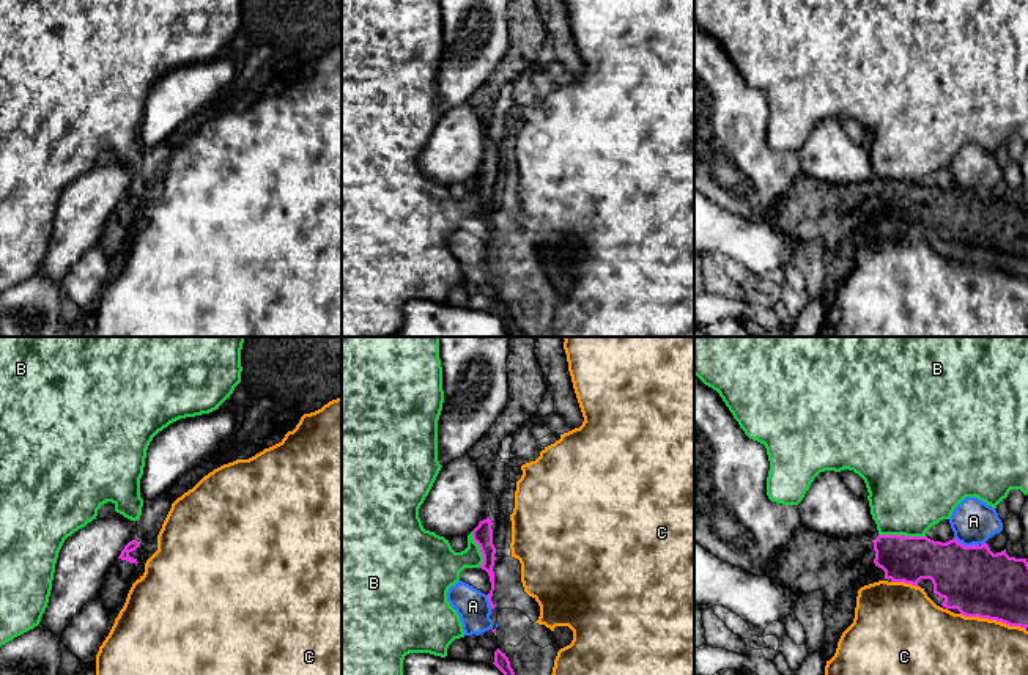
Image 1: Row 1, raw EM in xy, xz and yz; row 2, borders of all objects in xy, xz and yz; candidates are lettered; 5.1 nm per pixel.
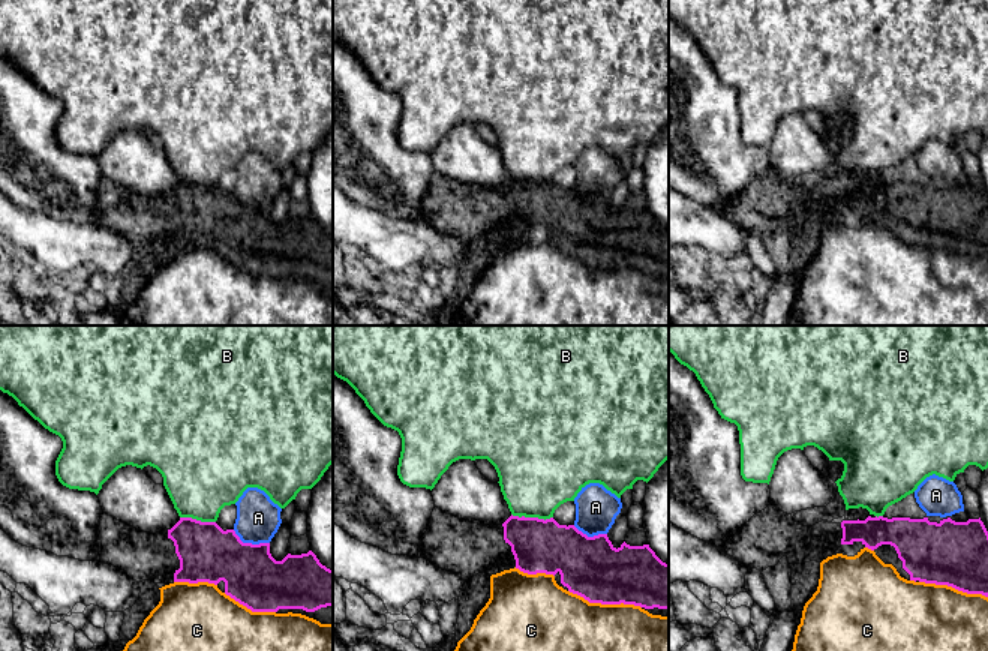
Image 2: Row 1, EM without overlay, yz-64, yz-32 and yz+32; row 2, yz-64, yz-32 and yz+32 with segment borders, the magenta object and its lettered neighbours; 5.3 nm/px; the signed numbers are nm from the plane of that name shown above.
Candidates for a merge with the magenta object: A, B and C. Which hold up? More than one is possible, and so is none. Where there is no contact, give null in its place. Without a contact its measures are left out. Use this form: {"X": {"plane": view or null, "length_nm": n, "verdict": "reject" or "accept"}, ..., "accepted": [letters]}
{"A": {"plane": "yz", "length_nm": 140, "verdict": "reject"}, "B": {"plane": "yz", "length_nm": 240, "verdict": "reject"}, "C": {"plane": "yz", "length_nm": 340, "verdict": "reject"}, "accepted": []}

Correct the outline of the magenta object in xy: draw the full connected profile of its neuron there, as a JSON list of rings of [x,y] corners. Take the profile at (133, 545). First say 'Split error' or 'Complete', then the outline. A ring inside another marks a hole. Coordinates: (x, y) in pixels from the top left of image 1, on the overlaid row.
Split error. [[[132,540],[107,571],[99,599],[113,615],[123,609],[132,584],[139,579],[143,560],[145,548],[140,541]]]

